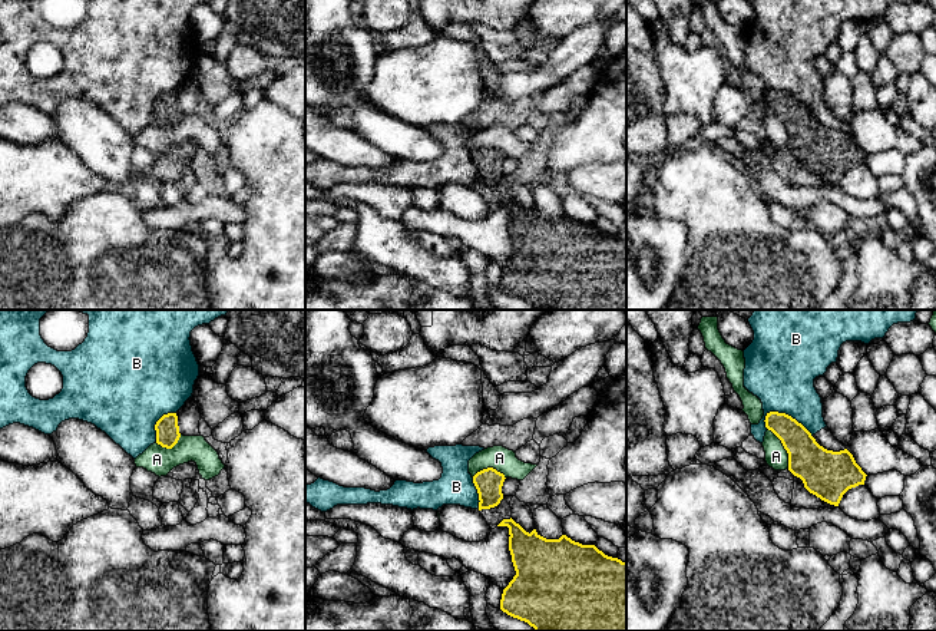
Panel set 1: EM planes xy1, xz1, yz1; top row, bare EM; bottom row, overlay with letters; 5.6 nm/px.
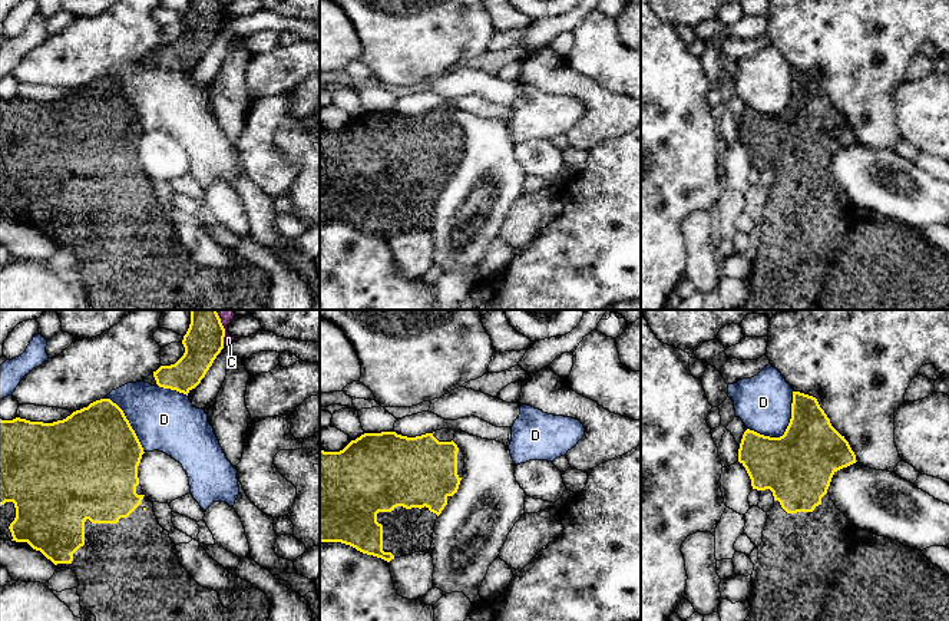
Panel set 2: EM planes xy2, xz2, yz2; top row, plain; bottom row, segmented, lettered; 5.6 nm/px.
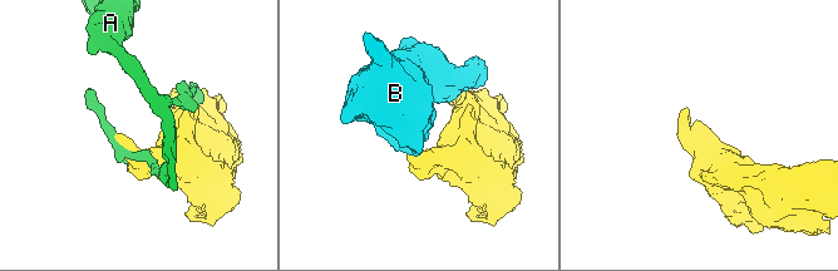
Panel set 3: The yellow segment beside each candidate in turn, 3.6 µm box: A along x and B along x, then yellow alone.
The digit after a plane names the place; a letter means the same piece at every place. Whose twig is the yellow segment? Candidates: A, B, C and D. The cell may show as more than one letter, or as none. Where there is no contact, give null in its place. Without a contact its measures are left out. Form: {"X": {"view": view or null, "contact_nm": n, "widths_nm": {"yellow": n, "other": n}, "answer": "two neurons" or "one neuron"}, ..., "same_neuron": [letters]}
{"A": {"view": "yz1", "contact_nm": 260, "widths_nm": {"yellow": 240, "other": 130}, "answer": "two neurons"}, "B": {"view": "yz1", "contact_nm": 300, "widths_nm": {"yellow": 190, "other": 380}, "answer": "two neurons"}, "C": {"view": "xy2", "contact_nm": 200, "widths_nm": {"yellow": 220, "other": 100}, "answer": "two neurons"}, "D": {"view": "yz2", "contact_nm": 340, "widths_nm": {"yellow": 400, "other": 300}, "answer": "two neurons"}, "same_neuron": []}

